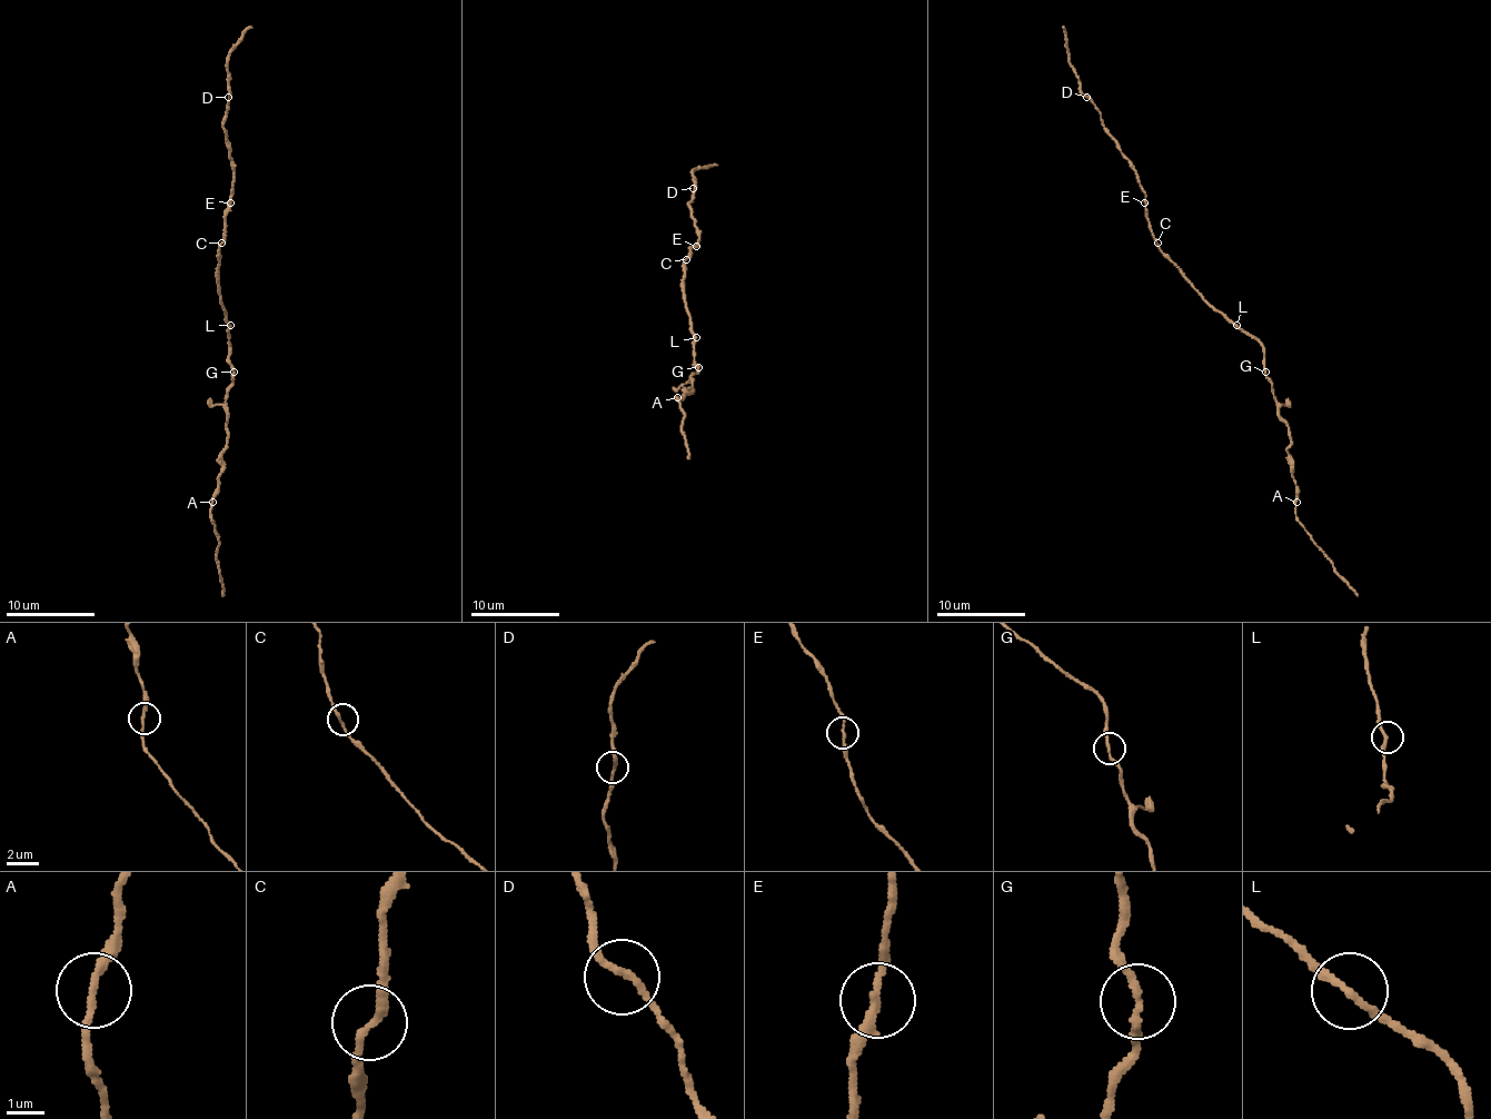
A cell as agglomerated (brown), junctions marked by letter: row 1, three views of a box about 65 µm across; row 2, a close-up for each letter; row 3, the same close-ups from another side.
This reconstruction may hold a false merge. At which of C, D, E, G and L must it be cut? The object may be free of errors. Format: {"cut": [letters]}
{"cut": []}

